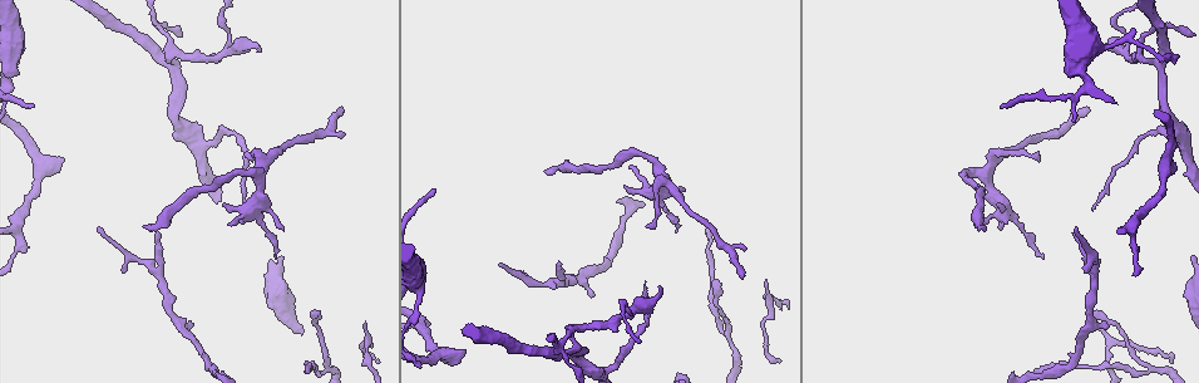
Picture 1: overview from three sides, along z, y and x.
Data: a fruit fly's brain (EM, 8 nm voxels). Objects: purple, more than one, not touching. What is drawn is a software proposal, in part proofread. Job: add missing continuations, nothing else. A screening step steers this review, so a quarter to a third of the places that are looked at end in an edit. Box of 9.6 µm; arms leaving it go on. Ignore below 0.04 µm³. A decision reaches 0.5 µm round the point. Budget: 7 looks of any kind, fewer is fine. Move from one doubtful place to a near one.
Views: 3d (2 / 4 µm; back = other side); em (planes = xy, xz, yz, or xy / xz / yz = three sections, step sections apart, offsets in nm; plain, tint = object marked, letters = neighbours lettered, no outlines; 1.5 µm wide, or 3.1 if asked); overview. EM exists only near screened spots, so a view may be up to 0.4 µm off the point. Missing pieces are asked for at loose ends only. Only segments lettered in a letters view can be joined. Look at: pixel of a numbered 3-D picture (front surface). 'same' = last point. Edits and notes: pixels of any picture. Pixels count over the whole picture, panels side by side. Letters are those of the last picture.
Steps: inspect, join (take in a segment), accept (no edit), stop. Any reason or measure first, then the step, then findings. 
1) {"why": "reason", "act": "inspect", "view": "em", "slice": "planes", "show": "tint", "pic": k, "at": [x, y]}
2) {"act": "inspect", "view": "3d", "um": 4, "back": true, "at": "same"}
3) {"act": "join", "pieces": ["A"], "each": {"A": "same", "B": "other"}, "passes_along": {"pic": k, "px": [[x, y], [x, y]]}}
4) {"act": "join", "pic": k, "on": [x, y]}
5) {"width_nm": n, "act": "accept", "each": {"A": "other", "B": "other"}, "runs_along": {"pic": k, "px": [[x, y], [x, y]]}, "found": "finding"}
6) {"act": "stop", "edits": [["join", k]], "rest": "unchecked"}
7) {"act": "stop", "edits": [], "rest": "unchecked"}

{"why": "long arm stops here", "act": "inspect", "view": "em", "slice": "yz", "step": 4, "show": "tint", "pic": 1, "at": [980, 226]}

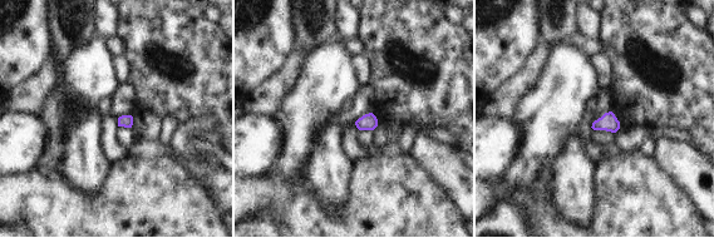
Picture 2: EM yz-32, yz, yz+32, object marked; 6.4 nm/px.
{"why": "cut it another way", "act": "inspect", "view": "em", "slice": "xy", "step": 8, "show": "letters", "at": "same"}

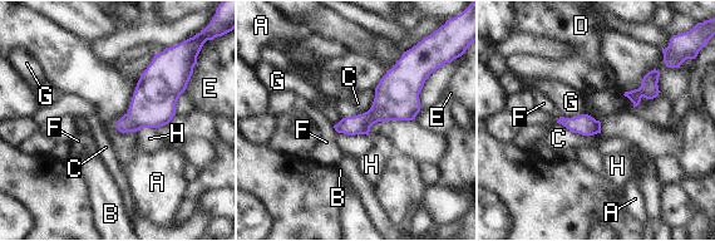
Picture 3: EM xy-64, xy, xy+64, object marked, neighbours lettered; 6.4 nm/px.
{"act": "accept", "each": {"A": "other", "B": "other", "C": "other", "D": "other", "E": "other", "F": "other", "G": "other", "H": "other"}, "border": {"pic": 3, "px": [[375, 89], [366, 111], [343, 118]]}, "found": "none of them fits"}

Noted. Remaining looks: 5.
{"why": "thin end", "act": "inspect", "view": "em", "slice": "xy", "step": 4, "show": "letters", "pic": 1, "at": [34, 105]}

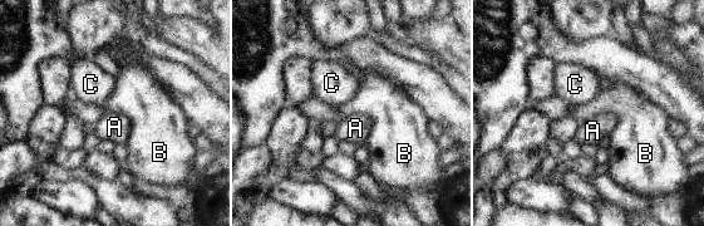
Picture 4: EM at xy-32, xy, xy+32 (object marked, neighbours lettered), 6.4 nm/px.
{"act": "inspect", "view": "em", "slice": "planes", "show": "letters", "at": "same"}

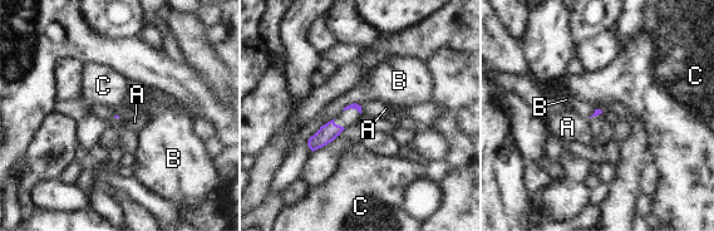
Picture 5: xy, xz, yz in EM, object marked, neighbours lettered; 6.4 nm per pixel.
{"act": "accept", "each": {"A": "other", "B": "other", "C": "other"}, "border": {"pic": 5, "px": [[350, 103], [360, 106]]}, "found": "none of them fits"}

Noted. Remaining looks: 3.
{"why": "end of a long branch", "act": "inspect", "view": "em", "slice": "planes", "show": "letters", "pic": 1, "at": [342, 107]}

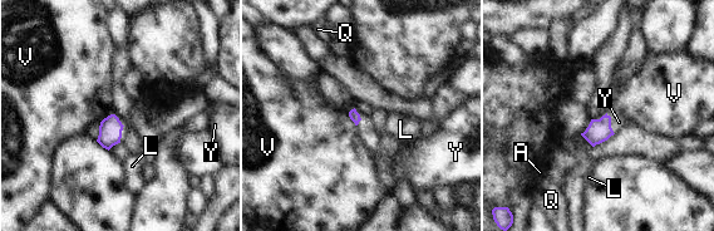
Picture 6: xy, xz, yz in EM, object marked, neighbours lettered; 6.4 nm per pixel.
{"longest_contact_nm": ["Y", 120], "act": "join", "pieces": ["Y"], "each": {"A": "other", "L": "other", "Q": "other", "V": "other", "Y": "same"}, "passes_along": {"pic": 6, "px": [[599, 131], [610, 126], [619, 122]]}, "found": "the cell continues"}

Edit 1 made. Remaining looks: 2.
{"act": "stop", "edits": [["join", 6]], "rest": "unchecked"}

